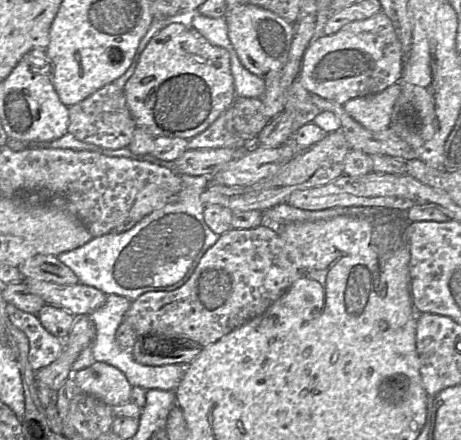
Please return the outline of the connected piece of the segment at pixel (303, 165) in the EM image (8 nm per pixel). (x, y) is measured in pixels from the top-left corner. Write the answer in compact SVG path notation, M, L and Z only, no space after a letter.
M342 130L325 133L320 141L299 152L269 178L252 185L227 186L211 183L202 193L201 202L204 207L218 204L232 211L266 211L276 205L286 203L288 197L295 191L326 185L343 175L344 158L349 149Z

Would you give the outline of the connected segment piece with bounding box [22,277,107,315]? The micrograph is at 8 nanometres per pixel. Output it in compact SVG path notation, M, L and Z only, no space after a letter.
M23 277L29 290L43 298L47 304L63 308L72 315L90 314L103 306L107 295L82 283L61 285L51 281Z

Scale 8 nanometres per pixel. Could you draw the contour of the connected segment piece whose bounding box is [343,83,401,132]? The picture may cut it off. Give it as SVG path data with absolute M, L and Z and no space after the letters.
M395 83L380 92L348 100L343 105L344 110L370 131L385 130L389 128L391 113L400 91L400 84Z

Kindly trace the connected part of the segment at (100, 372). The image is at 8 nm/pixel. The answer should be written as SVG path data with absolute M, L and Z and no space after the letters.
M95 361L91 366L73 372L72 377L83 391L112 407L131 401L131 384L122 371L110 364Z

